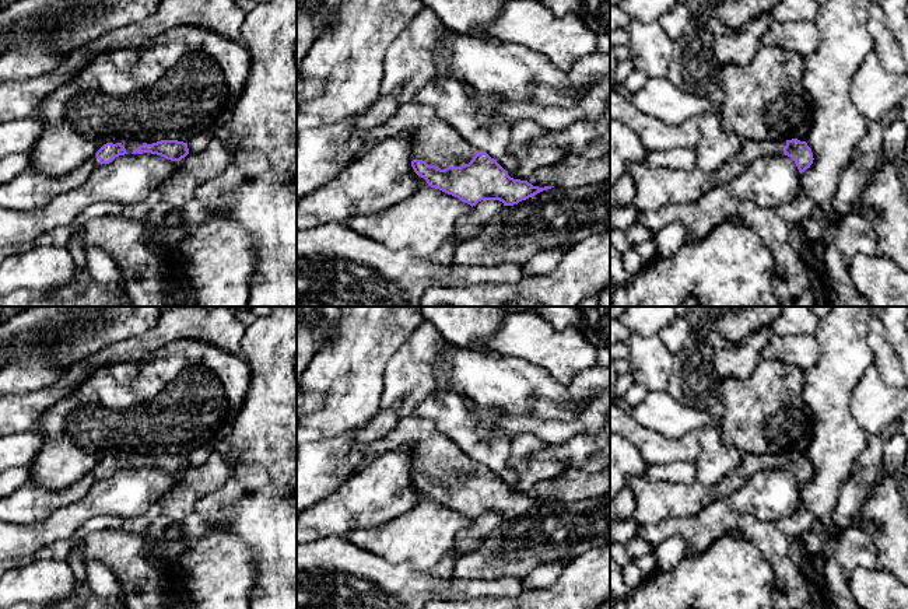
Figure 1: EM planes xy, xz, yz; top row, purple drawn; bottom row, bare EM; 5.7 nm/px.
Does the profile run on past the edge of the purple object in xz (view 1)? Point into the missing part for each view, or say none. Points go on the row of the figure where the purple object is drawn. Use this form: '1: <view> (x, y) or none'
1: xz (435, 140)

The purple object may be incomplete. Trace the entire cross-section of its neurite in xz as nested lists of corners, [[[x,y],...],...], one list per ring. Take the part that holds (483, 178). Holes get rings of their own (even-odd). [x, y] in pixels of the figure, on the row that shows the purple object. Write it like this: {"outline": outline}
{"outline": [[[414,101],[402,104],[390,120],[382,127],[365,134],[367,150],[403,133],[413,137],[411,167],[414,172],[424,178],[428,186],[452,195],[471,207],[481,200],[499,200],[504,206],[513,206],[543,190],[554,188],[539,188],[527,181],[511,178],[508,171],[497,160],[491,158],[487,153],[476,151],[464,141],[455,127],[437,113],[432,105]]]}

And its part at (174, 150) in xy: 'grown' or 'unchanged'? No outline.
grown

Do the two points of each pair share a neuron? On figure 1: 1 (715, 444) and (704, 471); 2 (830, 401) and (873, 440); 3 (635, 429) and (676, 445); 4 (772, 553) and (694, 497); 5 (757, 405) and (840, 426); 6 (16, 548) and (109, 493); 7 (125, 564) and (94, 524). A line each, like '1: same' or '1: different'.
1: same
2: different
3: same
4: different
5: different
6: same
7: different

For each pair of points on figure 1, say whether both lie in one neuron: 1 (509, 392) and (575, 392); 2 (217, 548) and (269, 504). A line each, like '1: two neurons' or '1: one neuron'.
1: one neuron
2: two neurons

